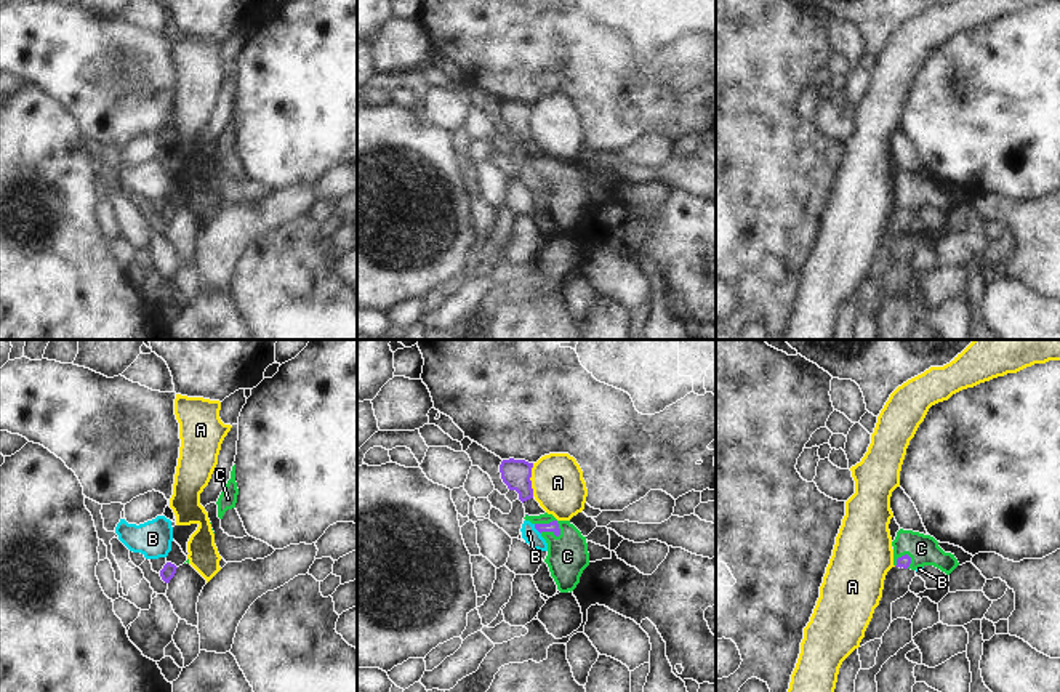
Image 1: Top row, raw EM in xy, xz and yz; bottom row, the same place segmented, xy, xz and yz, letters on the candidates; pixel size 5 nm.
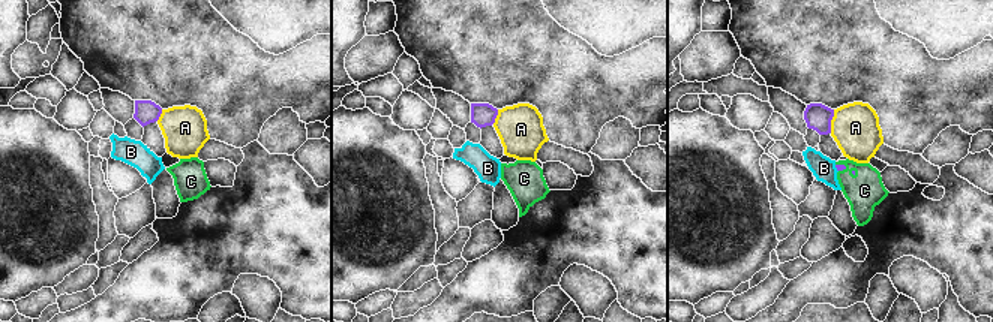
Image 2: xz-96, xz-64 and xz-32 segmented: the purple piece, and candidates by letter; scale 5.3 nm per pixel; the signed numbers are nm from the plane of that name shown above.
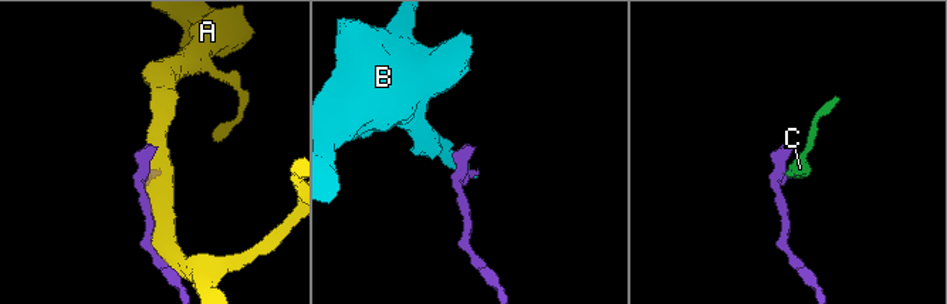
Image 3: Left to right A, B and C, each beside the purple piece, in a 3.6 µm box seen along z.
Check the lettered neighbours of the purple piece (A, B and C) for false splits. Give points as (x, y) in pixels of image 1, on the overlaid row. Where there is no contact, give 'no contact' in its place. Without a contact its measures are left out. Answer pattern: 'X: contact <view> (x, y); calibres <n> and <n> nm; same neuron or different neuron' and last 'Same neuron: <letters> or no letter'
A: contact xz (529, 479); calibres 150 and 260 nm; different neuron
B: contact xz (535, 527); calibres 50 and 80 nm; different neuron
C: contact xz (551, 523); calibres 50 and 200 nm; same neuron
Same neuron: C

